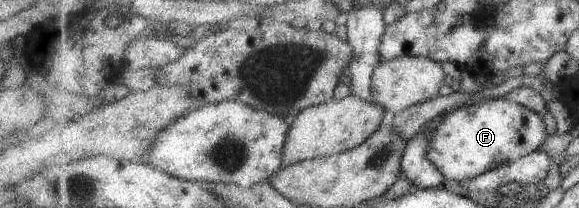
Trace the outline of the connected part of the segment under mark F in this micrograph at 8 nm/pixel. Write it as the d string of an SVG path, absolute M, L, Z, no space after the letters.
M490 97L440 116L429 136L427 157L442 171L447 183L455 185L538 151L548 135L537 112L506 97Z

